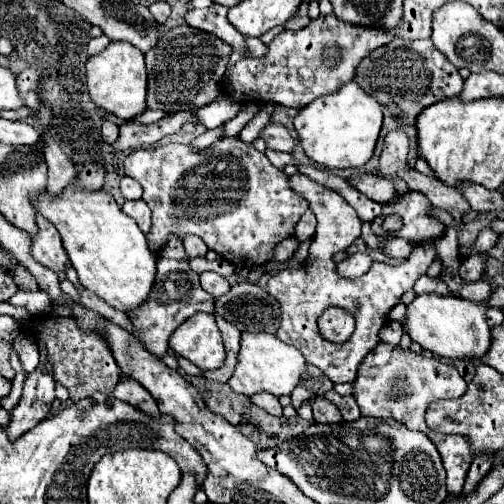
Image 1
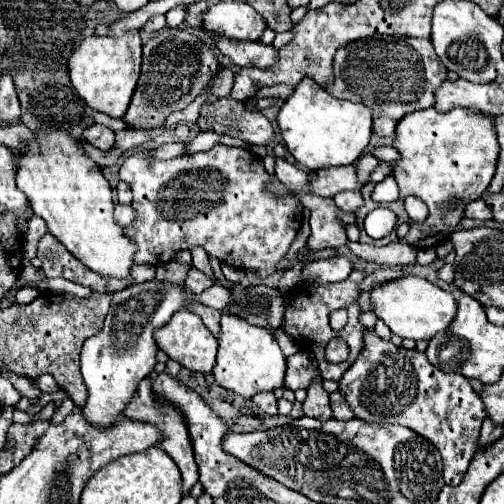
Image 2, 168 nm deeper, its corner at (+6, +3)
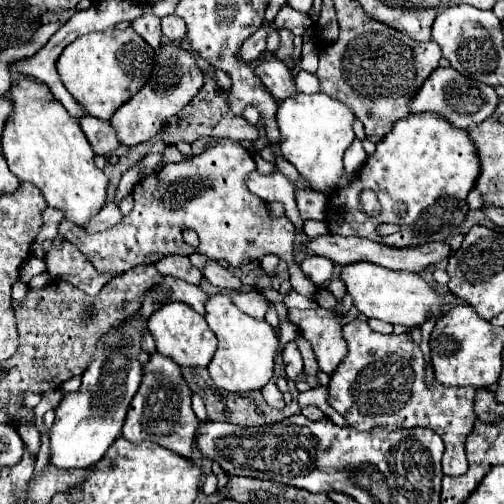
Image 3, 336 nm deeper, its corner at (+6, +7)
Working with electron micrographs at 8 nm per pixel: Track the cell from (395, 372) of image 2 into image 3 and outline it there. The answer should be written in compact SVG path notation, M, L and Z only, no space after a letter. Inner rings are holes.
M354 319L344 327L344 341L348 345L348 357L336 367L336 373L330 375L328 383L328 405L336 409L354 429L360 431L372 431L372 427L382 429L408 429L408 427L428 427L434 433L438 433L446 445L444 457L442 457L442 471L444 475L462 475L468 469L464 443L468 433L474 427L476 415L474 415L474 393L472 387L444 387L438 381L432 389L424 383L424 357L420 347L410 337L412 329L408 329L402 335L382 335L370 329L368 323Z

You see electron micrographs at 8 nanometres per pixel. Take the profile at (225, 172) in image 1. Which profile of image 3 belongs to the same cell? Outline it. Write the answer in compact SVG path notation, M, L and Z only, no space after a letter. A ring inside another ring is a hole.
M220 139L202 155L170 163L162 171L140 179L132 191L136 201L132 213L122 217L112 229L88 235L78 225L74 227L70 221L62 219L58 233L64 241L74 243L100 273L122 275L136 265L150 265L166 255L192 255L194 247L182 241L182 231L192 229L200 239L198 251L214 261L224 259L230 267L262 259L266 253L278 255L288 263L292 289L314 299L316 285L304 277L292 255L296 237L294 225L286 217L272 217L268 205L244 185L246 175L254 169L252 155L240 143Z

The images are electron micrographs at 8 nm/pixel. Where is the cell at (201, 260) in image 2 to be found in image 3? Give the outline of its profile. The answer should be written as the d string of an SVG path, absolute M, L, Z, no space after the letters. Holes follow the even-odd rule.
M208 261L208 265L204 267L204 277L212 285L216 285L220 289L226 289L226 291L238 291L242 287L242 281L230 269L220 267L216 261Z

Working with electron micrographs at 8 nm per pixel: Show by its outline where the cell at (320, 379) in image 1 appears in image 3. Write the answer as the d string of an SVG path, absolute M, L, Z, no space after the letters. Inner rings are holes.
M290 341L284 345L284 351L282 351L282 359L284 359L284 367L286 367L286 377L288 379L296 379L300 373L302 373L302 357L300 357L300 351L296 349L296 343Z

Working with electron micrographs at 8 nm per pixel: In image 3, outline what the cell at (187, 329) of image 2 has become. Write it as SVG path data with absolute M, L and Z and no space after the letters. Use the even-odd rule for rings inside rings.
M182 301L166 303L162 309L152 313L152 317L148 319L148 329L156 341L158 353L170 357L180 367L206 367L214 357L216 335L212 333L212 329L208 329L204 317L200 317L200 313L192 313L192 309L188 309L188 305L184 305Z

